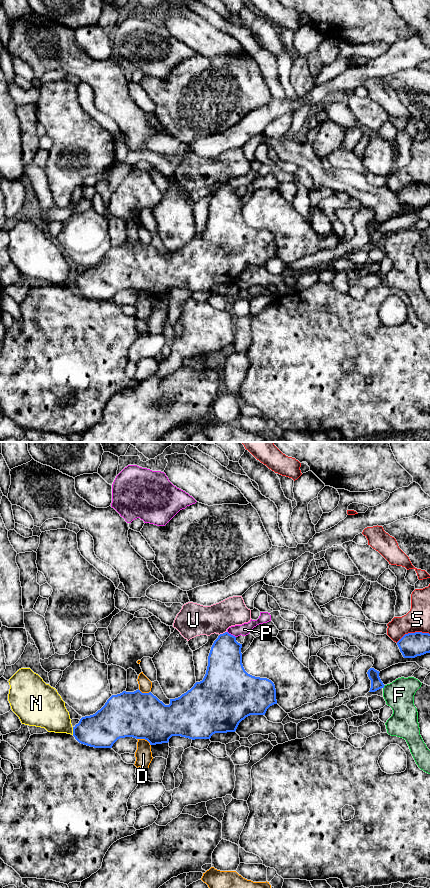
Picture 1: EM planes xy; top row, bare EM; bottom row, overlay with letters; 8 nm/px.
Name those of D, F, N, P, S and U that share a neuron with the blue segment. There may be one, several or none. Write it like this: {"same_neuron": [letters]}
{"same_neuron": []}

